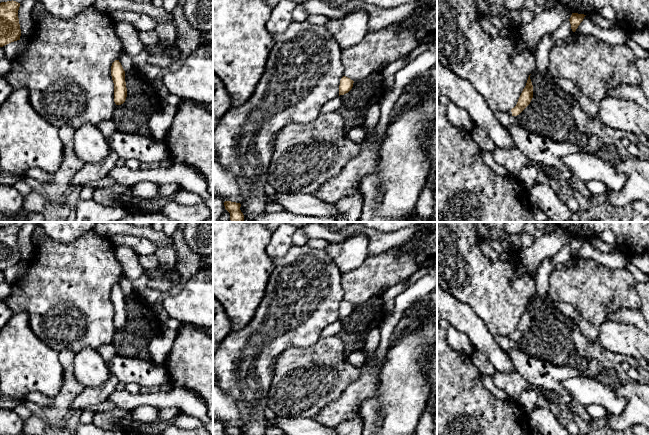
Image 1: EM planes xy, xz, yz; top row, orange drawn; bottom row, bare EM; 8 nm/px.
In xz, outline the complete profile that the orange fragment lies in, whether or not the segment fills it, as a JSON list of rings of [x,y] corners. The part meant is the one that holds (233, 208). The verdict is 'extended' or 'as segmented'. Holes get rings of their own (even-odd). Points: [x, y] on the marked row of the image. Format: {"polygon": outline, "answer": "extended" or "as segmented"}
{"polygon": [[[225,201],[224,206],[225,209],[230,213],[230,220],[232,222],[244,222],[244,215],[240,210],[240,203]]], "answer": "as segmented"}

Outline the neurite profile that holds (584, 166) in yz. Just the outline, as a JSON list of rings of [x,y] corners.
[[[586,150],[566,155],[563,163],[572,173],[573,181],[581,185],[589,181],[602,181],[608,189],[619,191],[627,180],[627,175],[617,172],[615,165]]]

